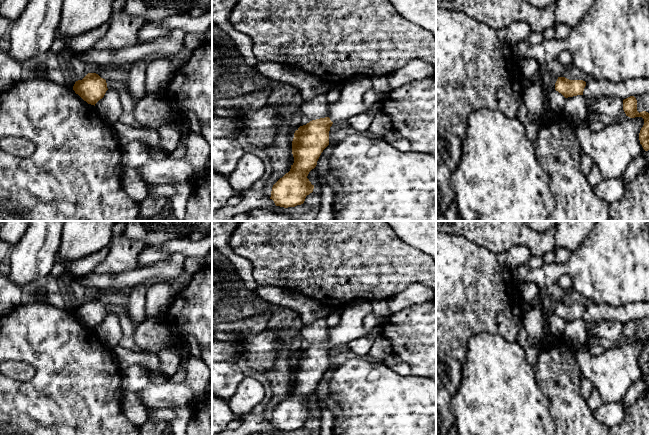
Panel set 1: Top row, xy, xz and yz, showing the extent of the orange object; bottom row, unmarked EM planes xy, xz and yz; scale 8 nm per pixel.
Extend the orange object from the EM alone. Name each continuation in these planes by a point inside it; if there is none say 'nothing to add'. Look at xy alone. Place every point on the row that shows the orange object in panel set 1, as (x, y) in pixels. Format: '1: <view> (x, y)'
nothing to add

